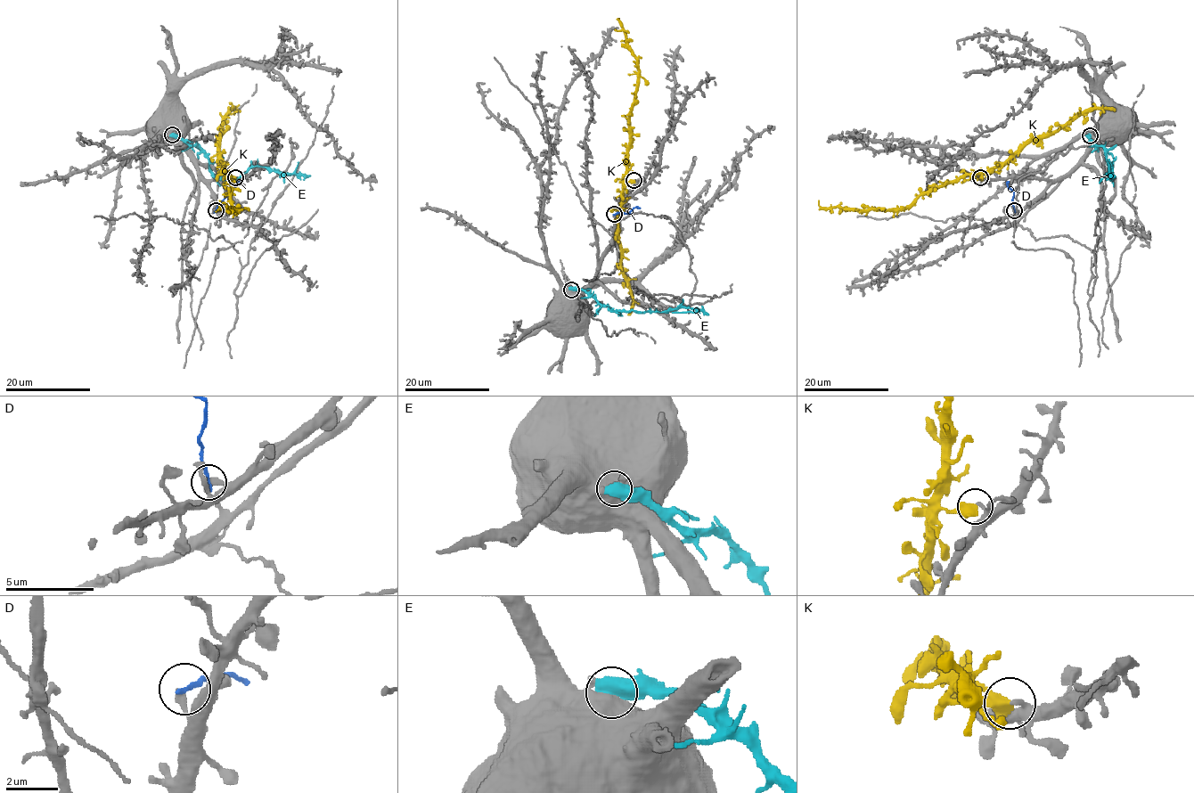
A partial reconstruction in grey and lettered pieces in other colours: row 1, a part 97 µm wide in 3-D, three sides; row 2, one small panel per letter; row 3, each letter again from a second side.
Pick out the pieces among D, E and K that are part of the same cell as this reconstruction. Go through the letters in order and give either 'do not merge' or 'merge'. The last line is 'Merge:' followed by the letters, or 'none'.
D: do not merge
E: do not merge
K: do not merge
Merge: none

